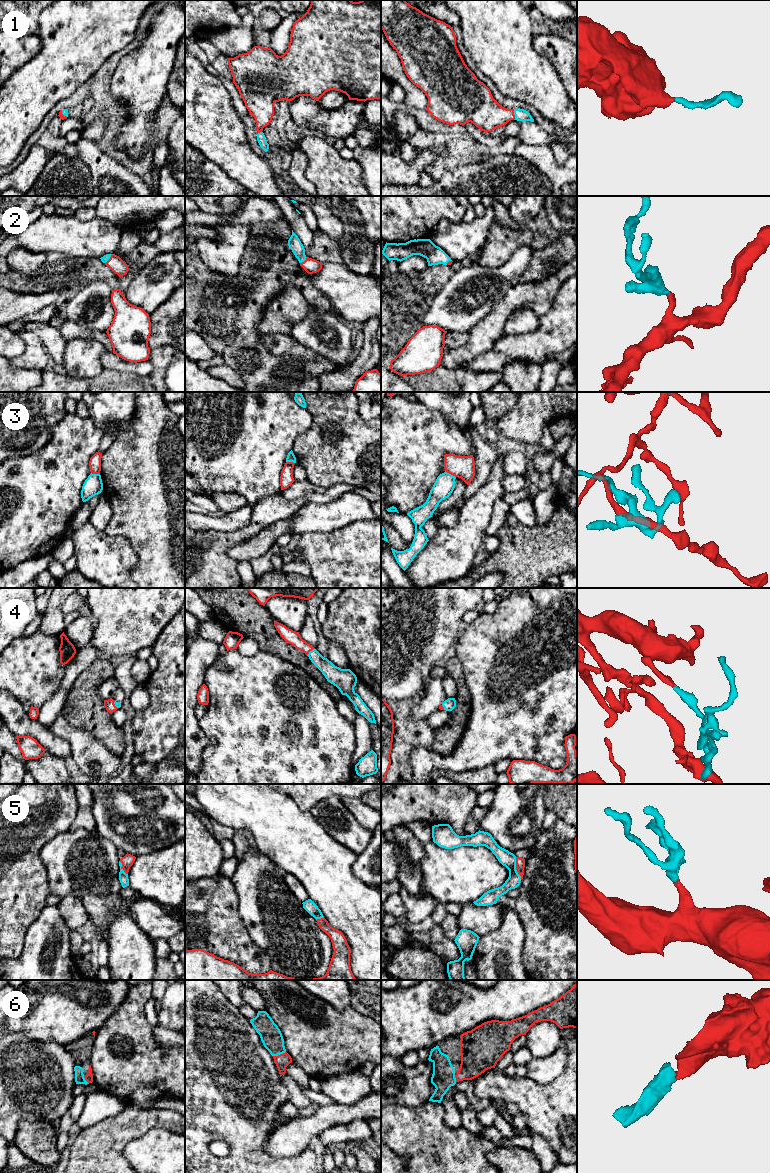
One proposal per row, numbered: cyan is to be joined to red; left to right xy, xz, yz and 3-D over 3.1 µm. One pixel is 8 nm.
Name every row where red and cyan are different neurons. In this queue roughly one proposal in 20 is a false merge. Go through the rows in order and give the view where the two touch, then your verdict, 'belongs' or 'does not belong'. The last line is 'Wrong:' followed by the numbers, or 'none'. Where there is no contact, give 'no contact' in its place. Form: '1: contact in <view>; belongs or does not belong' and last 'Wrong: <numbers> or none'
1: contact in yz; belongs
2: contact in xy; belongs
3: contact in yz; does not belong
4: contact in xz; belongs
5: contact in yz; belongs
6: contact in xz; belongs
Wrong: 3

